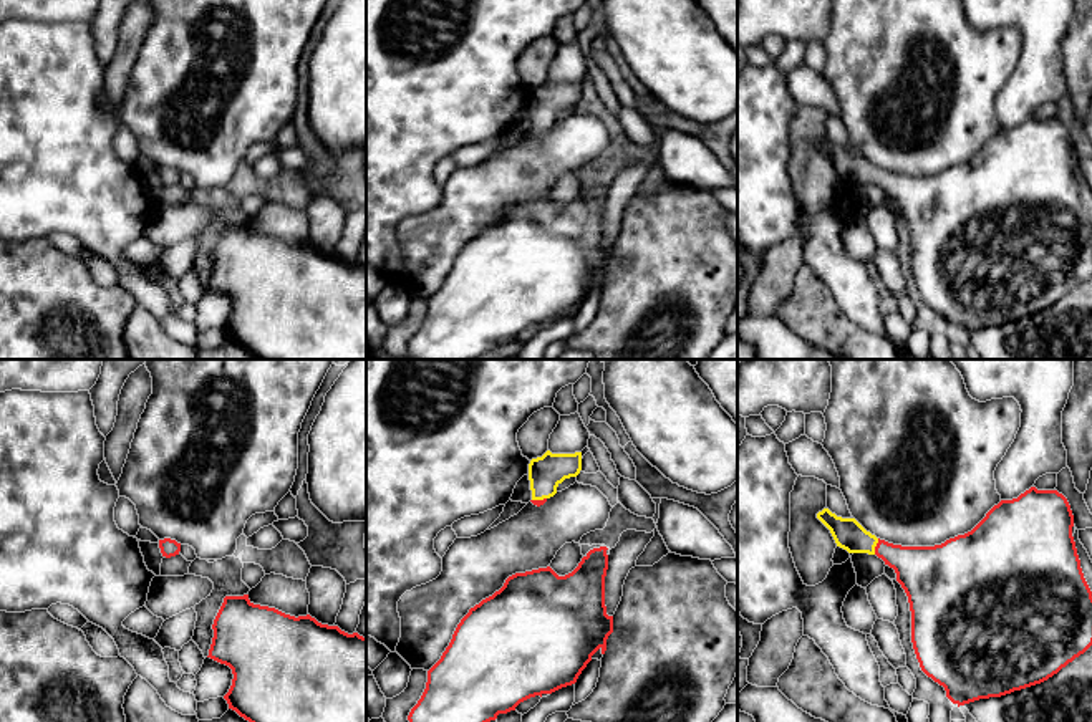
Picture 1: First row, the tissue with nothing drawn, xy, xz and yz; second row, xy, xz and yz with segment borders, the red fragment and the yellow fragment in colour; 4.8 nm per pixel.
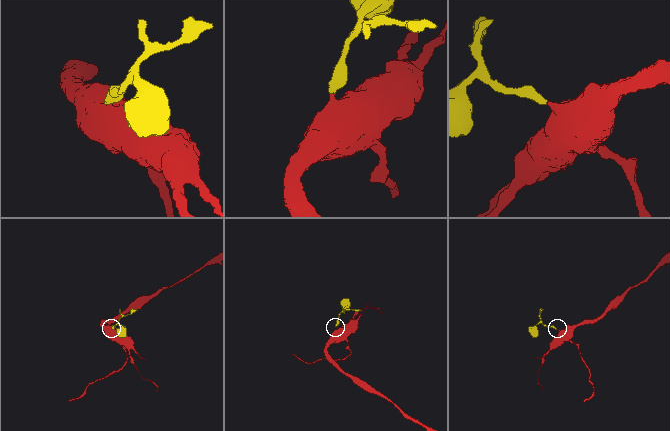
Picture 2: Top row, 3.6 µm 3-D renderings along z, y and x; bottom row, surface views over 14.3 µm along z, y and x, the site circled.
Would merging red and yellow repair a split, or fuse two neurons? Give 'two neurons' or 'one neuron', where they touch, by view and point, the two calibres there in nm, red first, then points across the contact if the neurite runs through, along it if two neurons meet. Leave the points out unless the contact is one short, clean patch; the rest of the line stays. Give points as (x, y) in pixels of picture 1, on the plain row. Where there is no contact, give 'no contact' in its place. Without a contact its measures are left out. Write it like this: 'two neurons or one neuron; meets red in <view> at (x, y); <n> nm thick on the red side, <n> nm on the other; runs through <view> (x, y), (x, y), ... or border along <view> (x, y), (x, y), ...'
one neuron; meets red in yz at (875, 176); 240 nm thick on the red side, 150 nm on the other; runs through yz (920, 199), (875, 176), (849, 163)

